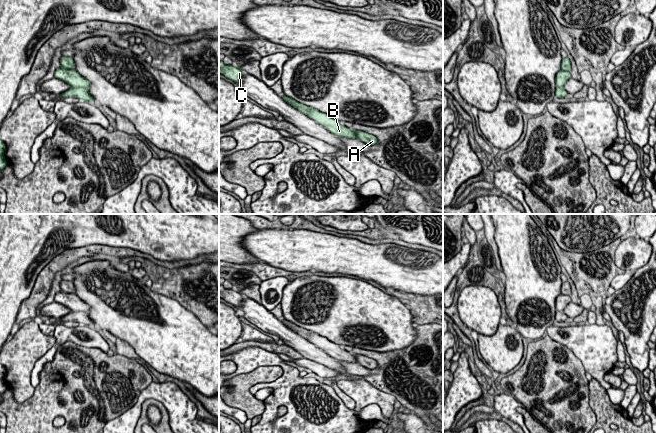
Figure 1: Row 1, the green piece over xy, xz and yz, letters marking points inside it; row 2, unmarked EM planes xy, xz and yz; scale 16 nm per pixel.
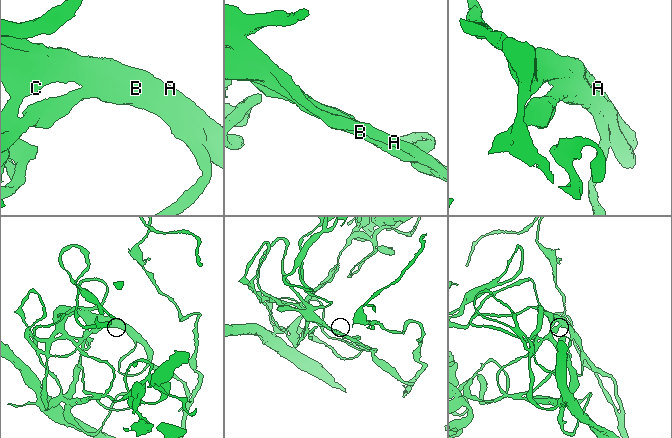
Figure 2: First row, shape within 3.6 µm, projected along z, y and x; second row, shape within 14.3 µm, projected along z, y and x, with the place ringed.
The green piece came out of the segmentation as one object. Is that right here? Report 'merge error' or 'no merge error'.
no merge error

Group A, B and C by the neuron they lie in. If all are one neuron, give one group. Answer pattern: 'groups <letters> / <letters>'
groups A B C

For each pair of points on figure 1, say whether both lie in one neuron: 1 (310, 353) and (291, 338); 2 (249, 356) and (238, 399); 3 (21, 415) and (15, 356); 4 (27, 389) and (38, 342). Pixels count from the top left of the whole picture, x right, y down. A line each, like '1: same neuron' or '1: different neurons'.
1: same neuron
2: different neurons
3: different neurons
4: same neuron

